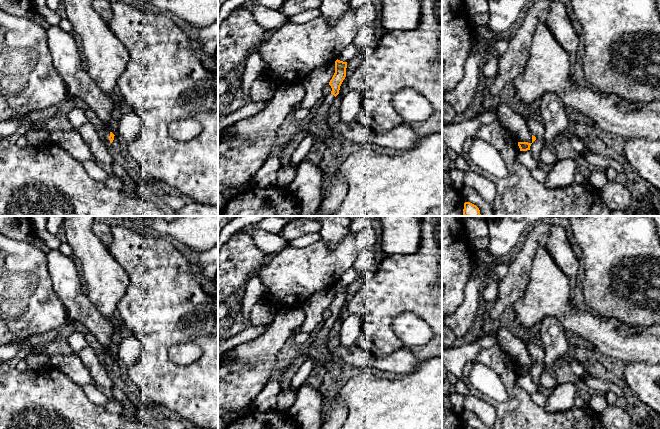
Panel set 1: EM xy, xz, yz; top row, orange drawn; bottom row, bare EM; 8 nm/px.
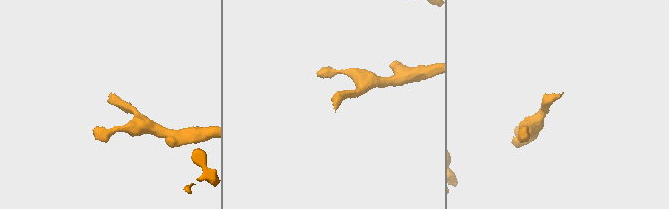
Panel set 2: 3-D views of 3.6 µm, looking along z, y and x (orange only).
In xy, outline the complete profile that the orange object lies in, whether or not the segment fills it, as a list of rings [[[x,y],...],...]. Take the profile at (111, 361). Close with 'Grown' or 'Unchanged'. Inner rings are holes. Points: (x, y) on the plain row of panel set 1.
[[[49,249],[46,259],[53,289],[66,306],[68,316],[84,325],[108,352],[105,367],[110,369],[115,360],[109,354],[113,336],[111,320],[104,317],[86,296],[82,279],[72,257],[61,254],[58,249]]]. Grown

